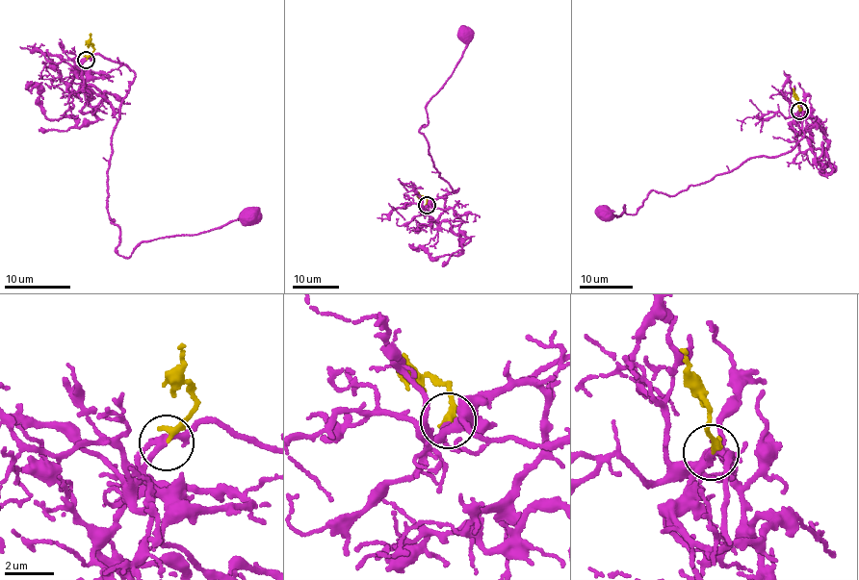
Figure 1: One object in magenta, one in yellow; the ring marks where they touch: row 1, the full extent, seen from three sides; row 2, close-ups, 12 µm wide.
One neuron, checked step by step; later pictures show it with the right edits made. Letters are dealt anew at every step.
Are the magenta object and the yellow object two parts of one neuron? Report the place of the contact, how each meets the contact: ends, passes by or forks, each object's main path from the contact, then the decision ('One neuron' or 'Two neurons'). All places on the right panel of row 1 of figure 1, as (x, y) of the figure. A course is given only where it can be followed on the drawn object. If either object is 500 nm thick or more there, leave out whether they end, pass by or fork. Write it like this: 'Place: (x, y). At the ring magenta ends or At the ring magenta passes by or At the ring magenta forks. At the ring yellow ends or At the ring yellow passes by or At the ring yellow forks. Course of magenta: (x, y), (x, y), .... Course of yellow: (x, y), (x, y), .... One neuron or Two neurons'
Place: (799, 111). At the ring magenta forks. At the ring yellow ends. Course of magenta: (799, 111), (793, 149), (673, 195), (648, 191), (632, 215), (603, 212). Course of yellow: (799, 111), (793, 88). One neuron

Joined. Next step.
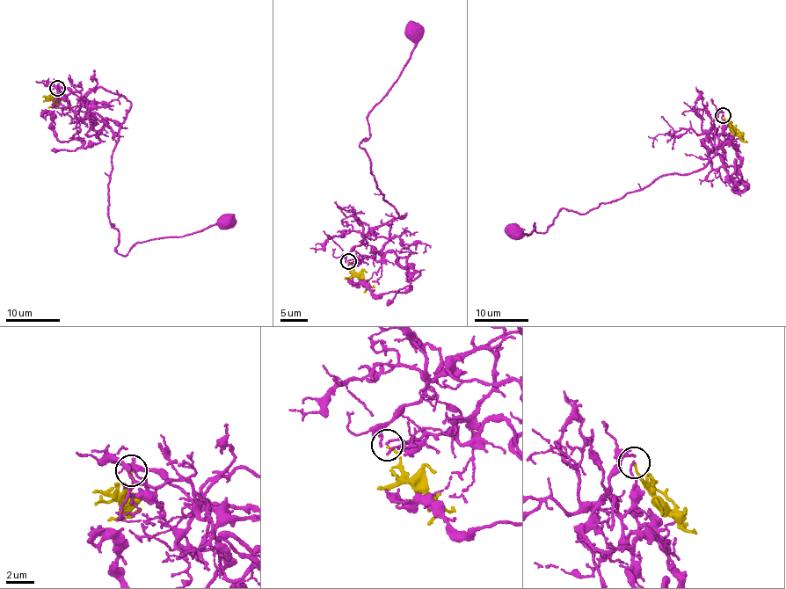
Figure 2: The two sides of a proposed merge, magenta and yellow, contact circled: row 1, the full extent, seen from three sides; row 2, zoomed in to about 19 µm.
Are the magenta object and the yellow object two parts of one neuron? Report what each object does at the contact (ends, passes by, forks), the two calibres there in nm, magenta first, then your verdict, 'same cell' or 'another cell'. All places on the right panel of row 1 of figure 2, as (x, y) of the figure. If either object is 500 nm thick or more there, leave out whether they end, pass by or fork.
magenta passes by; yellow ends; calibres 140 and 130 nm; another cell

